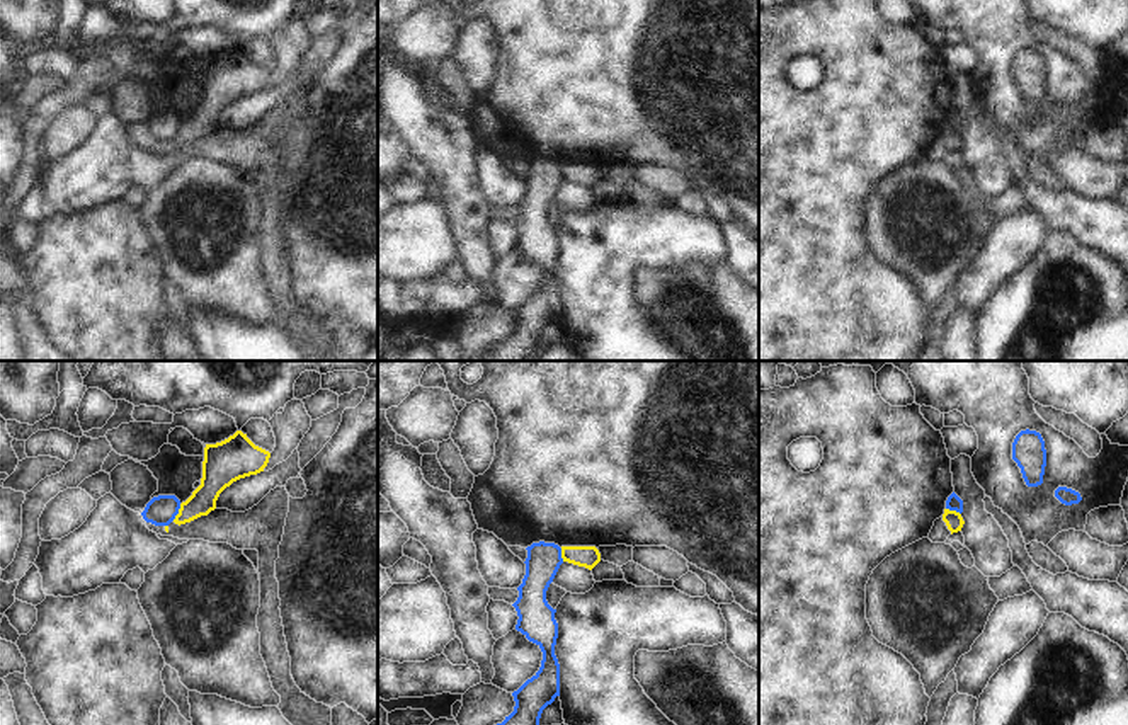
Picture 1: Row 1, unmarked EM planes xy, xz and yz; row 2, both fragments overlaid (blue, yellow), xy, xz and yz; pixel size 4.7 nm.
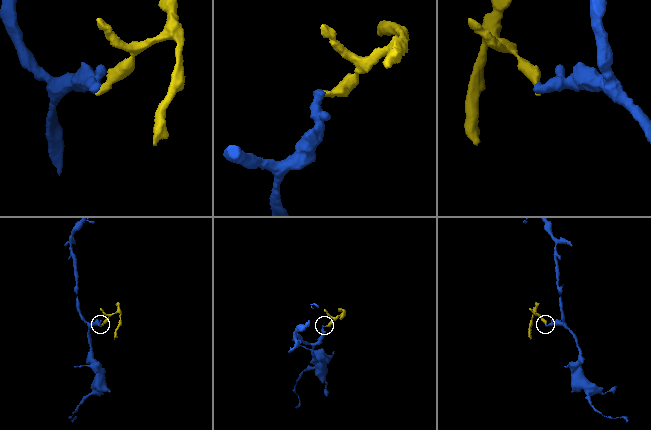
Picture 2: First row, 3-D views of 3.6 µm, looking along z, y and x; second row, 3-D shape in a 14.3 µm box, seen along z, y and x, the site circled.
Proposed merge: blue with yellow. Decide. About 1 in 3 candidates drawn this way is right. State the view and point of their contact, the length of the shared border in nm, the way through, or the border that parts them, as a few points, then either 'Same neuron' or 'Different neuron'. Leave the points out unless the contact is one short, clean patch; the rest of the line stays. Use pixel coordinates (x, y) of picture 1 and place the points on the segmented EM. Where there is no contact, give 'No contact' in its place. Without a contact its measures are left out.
Touches blue at xy (177, 513). Shared border 90 nm. Boundary: xy (181, 504), (172, 519). Different neuron

